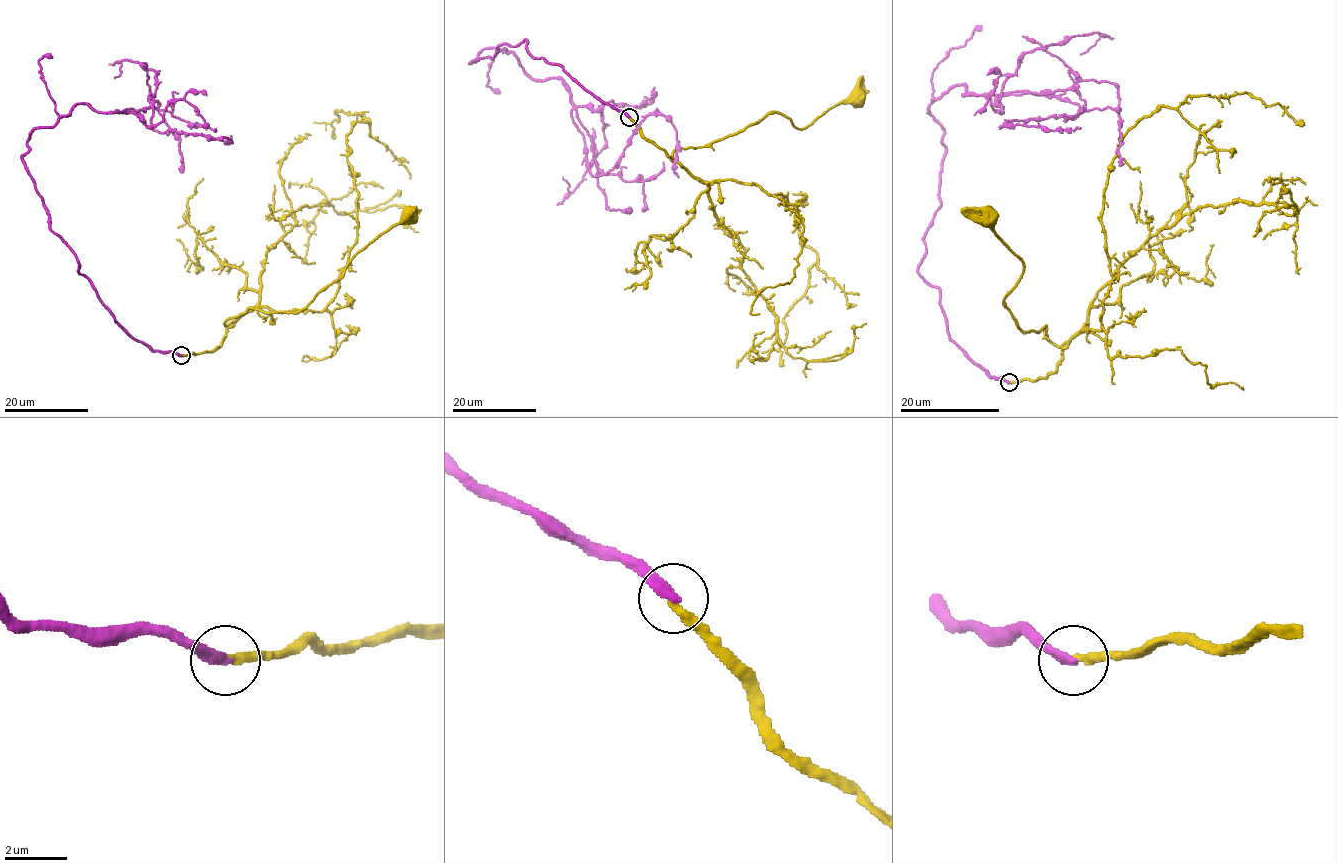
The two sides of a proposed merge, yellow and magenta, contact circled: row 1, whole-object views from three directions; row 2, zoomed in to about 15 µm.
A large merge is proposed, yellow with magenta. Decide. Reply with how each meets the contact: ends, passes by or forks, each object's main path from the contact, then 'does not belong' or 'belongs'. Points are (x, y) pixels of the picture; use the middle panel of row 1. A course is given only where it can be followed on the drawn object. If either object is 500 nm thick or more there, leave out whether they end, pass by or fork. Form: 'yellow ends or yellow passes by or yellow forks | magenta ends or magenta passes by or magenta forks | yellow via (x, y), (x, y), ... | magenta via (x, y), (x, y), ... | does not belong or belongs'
yellow ends | magenta ends | yellow via (629, 118), (675, 161), (678, 148), (704, 147), (768, 113), (805, 128), (834, 106), (860, 101) | magenta via (629, 116), (525, 40), (469, 63), (500, 48), (560, 79), (594, 176), (664, 115), (678, 178) | belongs

